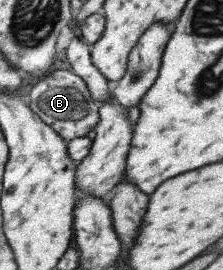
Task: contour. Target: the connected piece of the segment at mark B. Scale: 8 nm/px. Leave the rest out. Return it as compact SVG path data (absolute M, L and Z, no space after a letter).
M52 71L32 86L25 99L27 107L65 141L85 137L99 121L97 104L89 96L85 82L72 71Z

